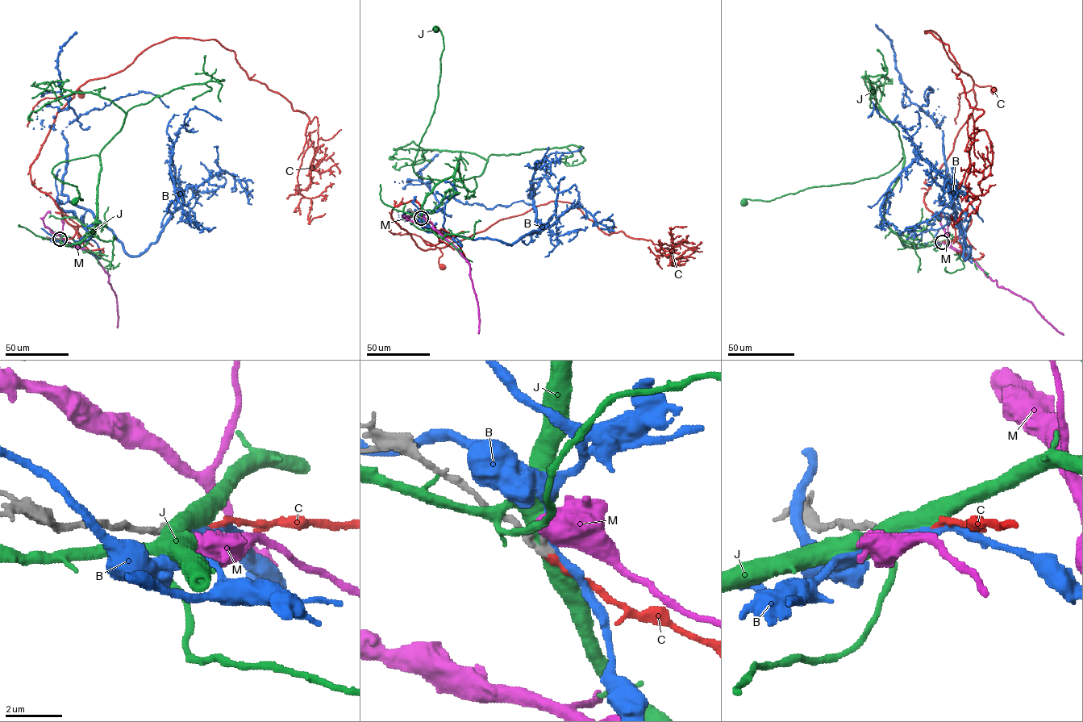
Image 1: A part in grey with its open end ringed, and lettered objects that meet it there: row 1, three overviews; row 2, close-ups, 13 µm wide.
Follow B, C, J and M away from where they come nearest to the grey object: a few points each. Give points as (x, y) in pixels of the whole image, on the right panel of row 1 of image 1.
B: (942, 242), (916, 245), (922, 231), (961, 212), (967, 257), (946, 181), (897, 123), (873, 105), (868, 117)
C: (942, 242), (963, 231), (947, 217), (934, 214), (924, 197), (976, 103), (973, 85), (989, 85), (993, 89)
J: (942, 242), (905, 246), (884, 217), (903, 153), (876, 177), (743, 202)
M: (941, 242), (968, 255), (985, 273), (996, 281), (998, 286), (1003, 286), (1030, 301), (1063, 335)

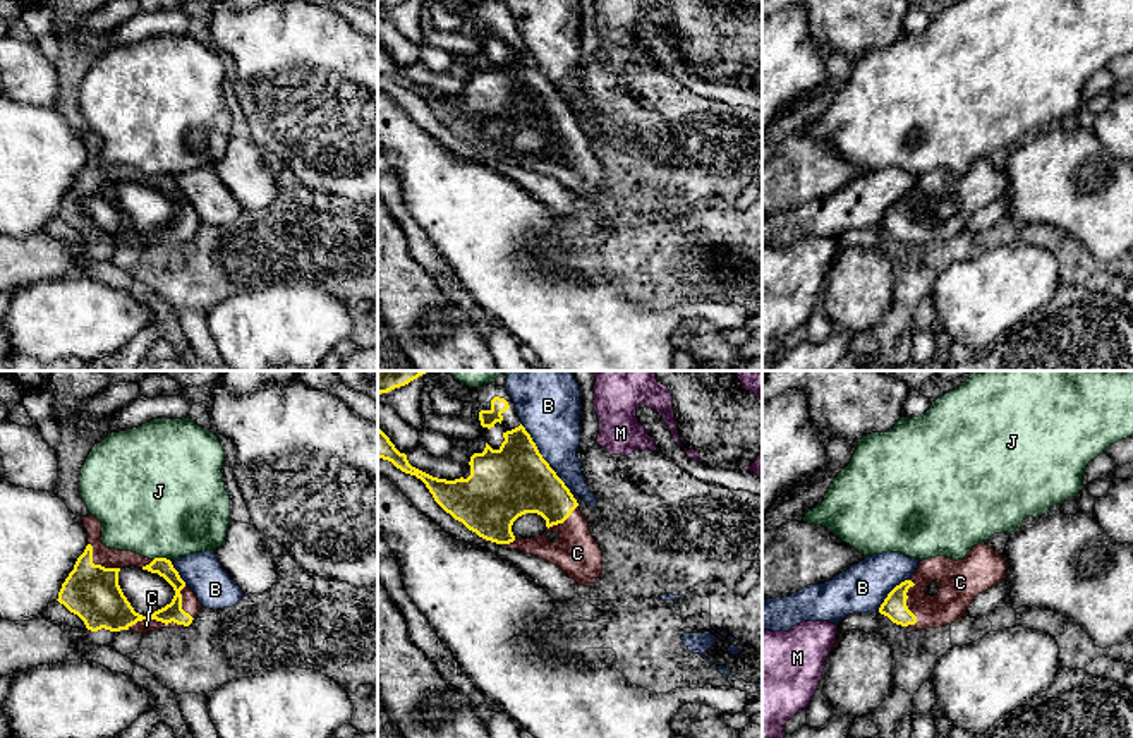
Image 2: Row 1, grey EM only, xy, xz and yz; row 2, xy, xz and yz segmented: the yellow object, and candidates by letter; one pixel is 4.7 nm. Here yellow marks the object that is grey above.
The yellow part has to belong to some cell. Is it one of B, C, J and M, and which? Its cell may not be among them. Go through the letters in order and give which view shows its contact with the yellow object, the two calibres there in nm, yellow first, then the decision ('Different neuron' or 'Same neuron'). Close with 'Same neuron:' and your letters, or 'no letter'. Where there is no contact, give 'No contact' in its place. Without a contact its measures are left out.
B: Touches yellow in xz. Thickness 340 nm (yellow) against 300 nm. Different neuron
C: Touches yellow in xy. Thickness 220 nm (yellow) against 60 nm. Same neuron
J: Touches yellow in xy. Thickness 90 nm (yellow) against 500 nm. Different neuron
M: No contact. Different neuron
Same neuron: C

